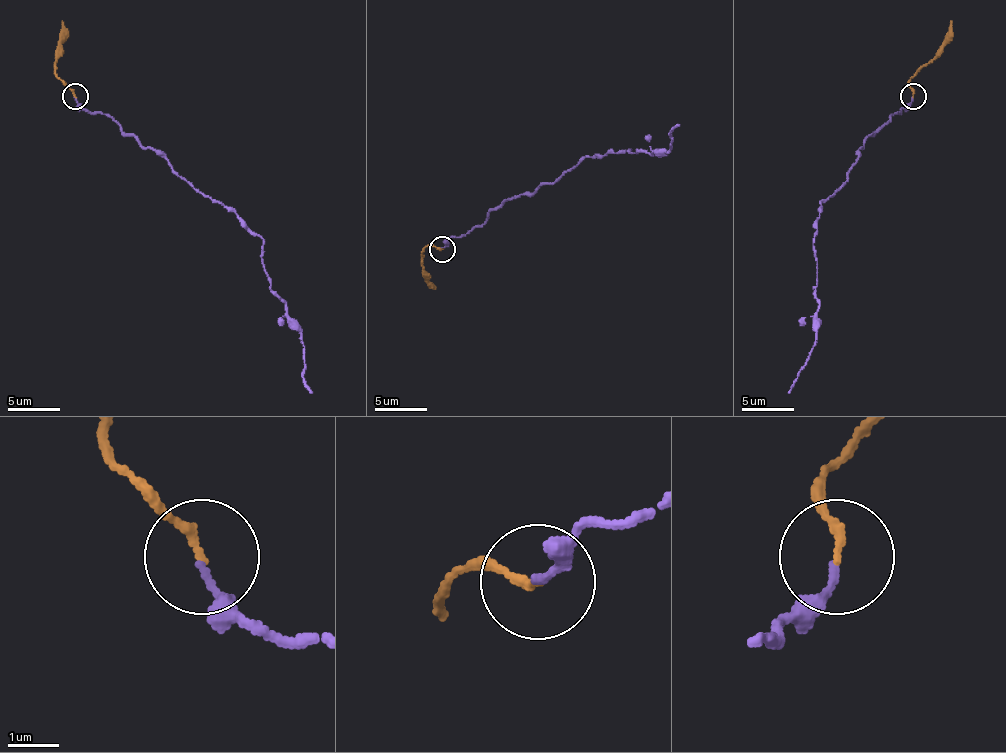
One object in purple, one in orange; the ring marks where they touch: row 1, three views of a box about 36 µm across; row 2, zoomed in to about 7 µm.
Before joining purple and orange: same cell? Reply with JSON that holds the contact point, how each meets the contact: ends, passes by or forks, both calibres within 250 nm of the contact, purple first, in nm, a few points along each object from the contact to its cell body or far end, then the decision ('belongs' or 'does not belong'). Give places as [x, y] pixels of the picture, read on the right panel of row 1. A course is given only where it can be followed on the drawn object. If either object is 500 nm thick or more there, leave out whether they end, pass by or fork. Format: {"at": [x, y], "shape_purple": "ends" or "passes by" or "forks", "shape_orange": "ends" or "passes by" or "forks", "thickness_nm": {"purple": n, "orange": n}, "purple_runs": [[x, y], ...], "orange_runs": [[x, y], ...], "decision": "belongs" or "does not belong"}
{"at": [913, 96], "shape_purple": "ends", "shape_orange": "ends", "thickness_nm": {"purple": 130, "orange": 170}, "purple_runs": [[913, 98], [900, 113], [864, 142], [848, 178], [820, 204], [815, 238], [817, 341], [789, 393]], "orange_runs": [[913, 95], [913, 74], [937, 54], [952, 20]], "decision": "belongs"}

